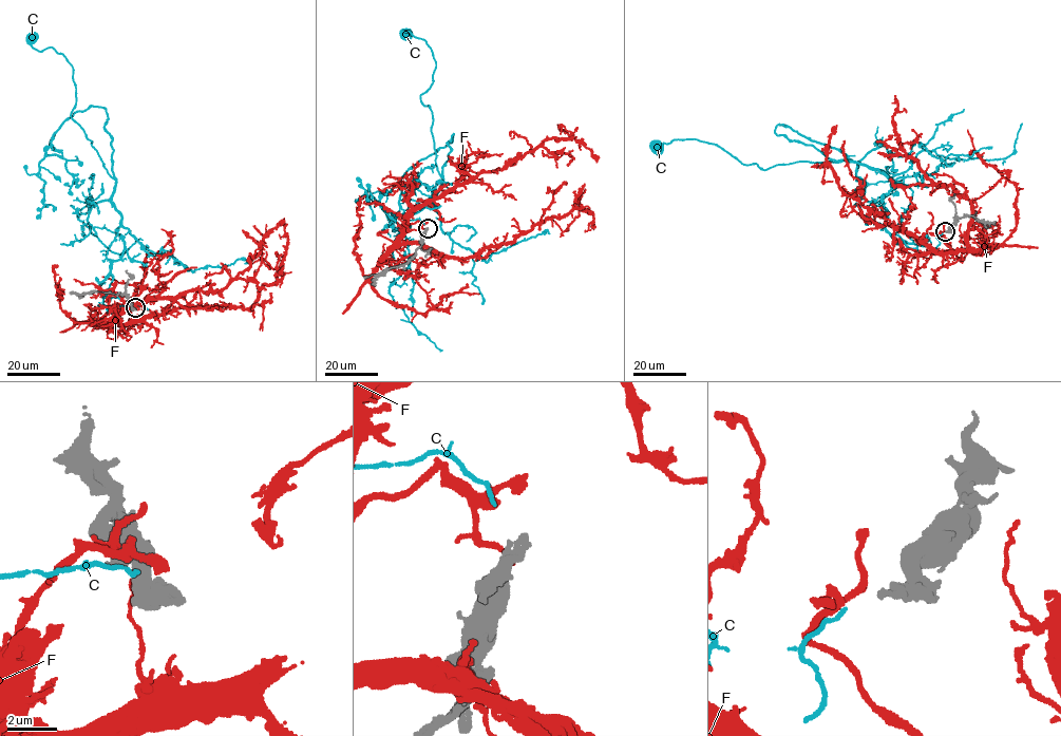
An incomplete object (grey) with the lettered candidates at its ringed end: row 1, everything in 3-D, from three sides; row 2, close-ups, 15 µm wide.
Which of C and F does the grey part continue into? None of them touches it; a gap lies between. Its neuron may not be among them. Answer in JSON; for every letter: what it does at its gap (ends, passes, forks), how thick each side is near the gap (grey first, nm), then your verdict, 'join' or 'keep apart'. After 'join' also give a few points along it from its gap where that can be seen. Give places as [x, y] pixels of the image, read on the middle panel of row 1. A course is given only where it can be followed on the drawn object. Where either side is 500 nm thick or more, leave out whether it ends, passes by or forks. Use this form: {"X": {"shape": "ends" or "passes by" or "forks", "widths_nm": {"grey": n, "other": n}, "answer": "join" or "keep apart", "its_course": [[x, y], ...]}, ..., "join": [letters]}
{"C": {"shape": "ends", "widths_nm": {"grey": 400, "other": 150}, "answer": "keep apart"}, "F": {"shape": "ends", "widths_nm": {"grey": 400, "other": 440}, "answer": "keep apart"}, "join": []}

